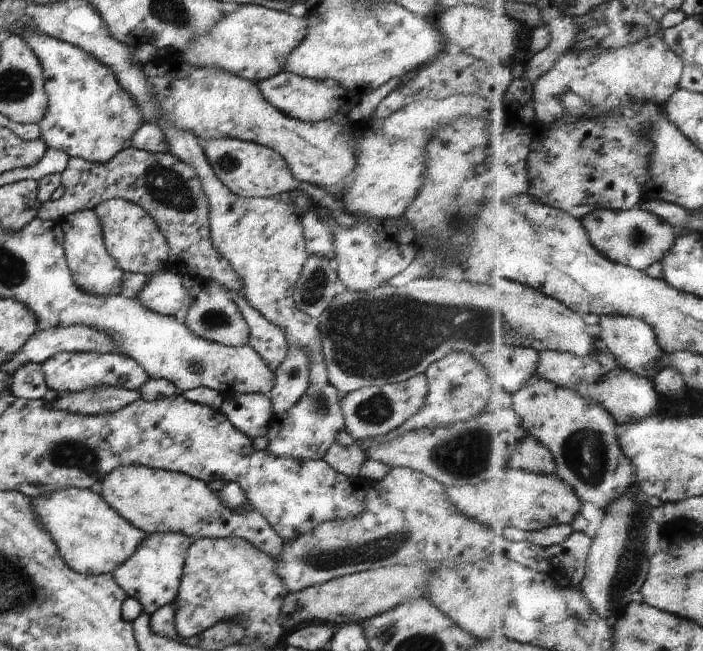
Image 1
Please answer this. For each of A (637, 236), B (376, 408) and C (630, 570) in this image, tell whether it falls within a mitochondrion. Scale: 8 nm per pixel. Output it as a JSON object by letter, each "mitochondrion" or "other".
{"A":"mitochondrion","B":"mitochondrion","C":"mitochondrion"}

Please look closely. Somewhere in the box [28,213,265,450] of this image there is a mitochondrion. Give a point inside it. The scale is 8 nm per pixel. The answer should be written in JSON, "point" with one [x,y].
{"point":[214,319]}

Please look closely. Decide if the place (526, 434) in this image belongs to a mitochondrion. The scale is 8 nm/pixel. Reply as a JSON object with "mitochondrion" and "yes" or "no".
{"mitochondrion":"no"}

